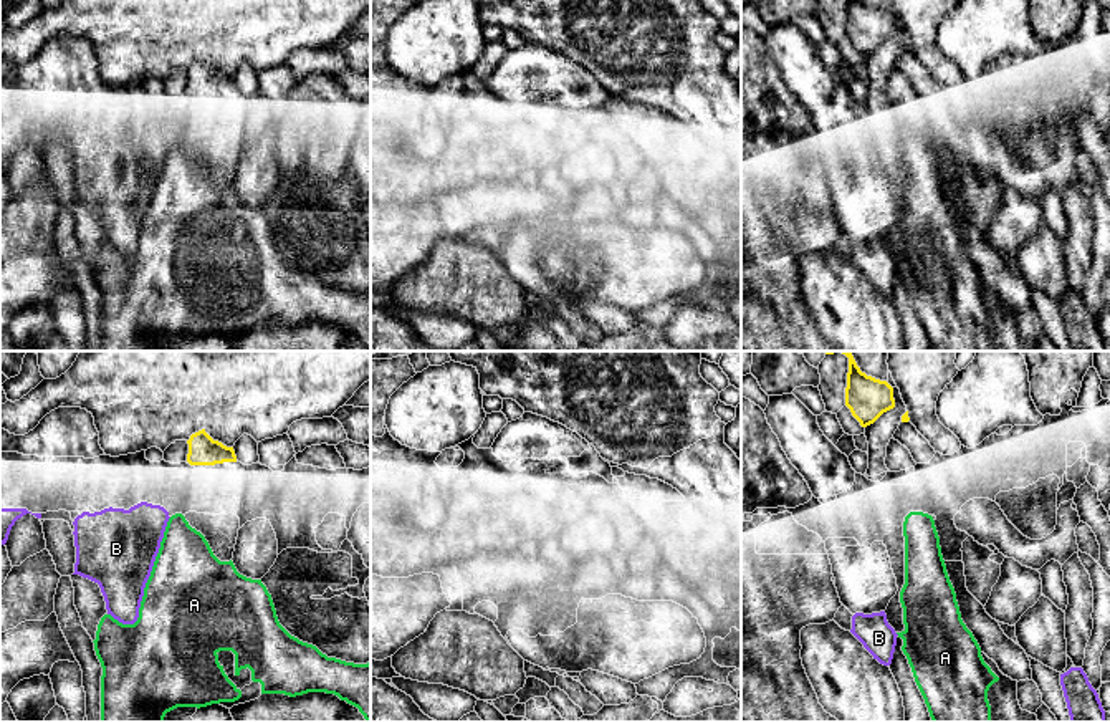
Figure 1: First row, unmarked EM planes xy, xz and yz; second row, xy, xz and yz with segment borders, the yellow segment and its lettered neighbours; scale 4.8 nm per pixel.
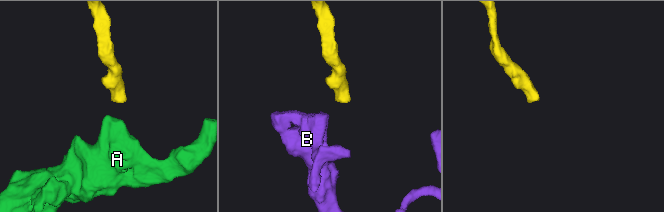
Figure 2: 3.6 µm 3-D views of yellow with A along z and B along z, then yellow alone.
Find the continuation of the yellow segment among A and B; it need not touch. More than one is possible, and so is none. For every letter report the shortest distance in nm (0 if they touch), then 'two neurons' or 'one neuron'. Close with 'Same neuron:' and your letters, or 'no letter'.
A: 240 nm | two neurons
B: 240 nm | two neurons
Same neuron: no letter

